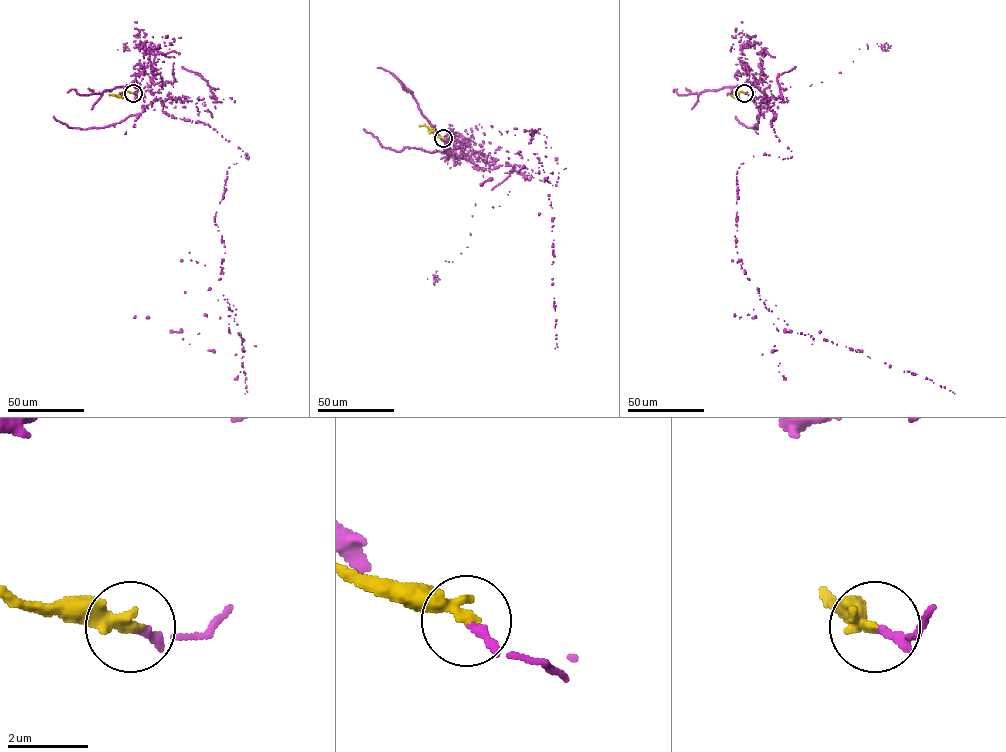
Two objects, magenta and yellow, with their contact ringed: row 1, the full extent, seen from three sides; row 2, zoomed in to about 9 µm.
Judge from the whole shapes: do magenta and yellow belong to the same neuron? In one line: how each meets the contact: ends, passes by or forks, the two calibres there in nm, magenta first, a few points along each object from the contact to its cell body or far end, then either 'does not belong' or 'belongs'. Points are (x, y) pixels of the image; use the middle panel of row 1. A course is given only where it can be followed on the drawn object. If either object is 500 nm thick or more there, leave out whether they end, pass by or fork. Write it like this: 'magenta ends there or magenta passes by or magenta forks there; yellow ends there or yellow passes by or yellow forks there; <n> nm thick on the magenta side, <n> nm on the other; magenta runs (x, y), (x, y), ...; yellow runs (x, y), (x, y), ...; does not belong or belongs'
magenta ends there; yellow ends there; 190 nm thick on the magenta side, 360 nm on the other; magenta runs (443, 138), (470, 147), (475, 169), (519, 165), (552, 185), (551, 147), (524, 130), (552, 207), (555, 348); yellow runs (443, 138), (425, 125), (419, 125); belongs

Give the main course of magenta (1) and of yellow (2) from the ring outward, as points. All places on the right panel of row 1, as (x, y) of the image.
1: (744, 93), (757, 86), (743, 72), (791, 150), (736, 174), (735, 247), (759, 299), (804, 334), (954, 393)
2: (744, 93), (740, 91), (733, 97), (731, 94)

